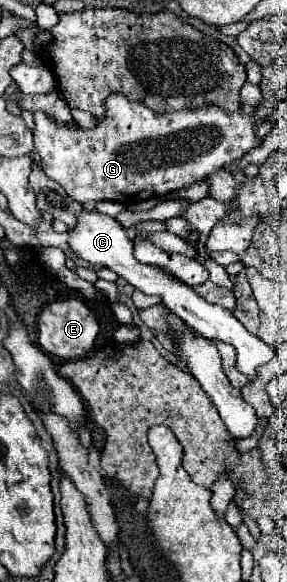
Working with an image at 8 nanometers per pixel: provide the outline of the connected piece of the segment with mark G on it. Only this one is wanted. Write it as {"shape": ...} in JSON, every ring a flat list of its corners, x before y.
{"shape":[[119,93,109,95,105,105,107,105,107,117,99,121,99,125,93,131,83,131,79,127,77,129,63,127,51,121,41,111,33,113,35,147,37,147,37,153,41,155,45,175,55,179,67,191,69,197,77,199,83,205,93,205,103,199,129,205,135,201,145,201,151,197,161,197,161,195,179,191,193,183,201,183,213,171,233,163,235,159,245,155,249,149,259,145,259,139,255,137,253,117,245,113,243,107,233,115,225,115,221,107,159,115,151,111,149,107,141,103,133,103,125,95,119,95]]}

